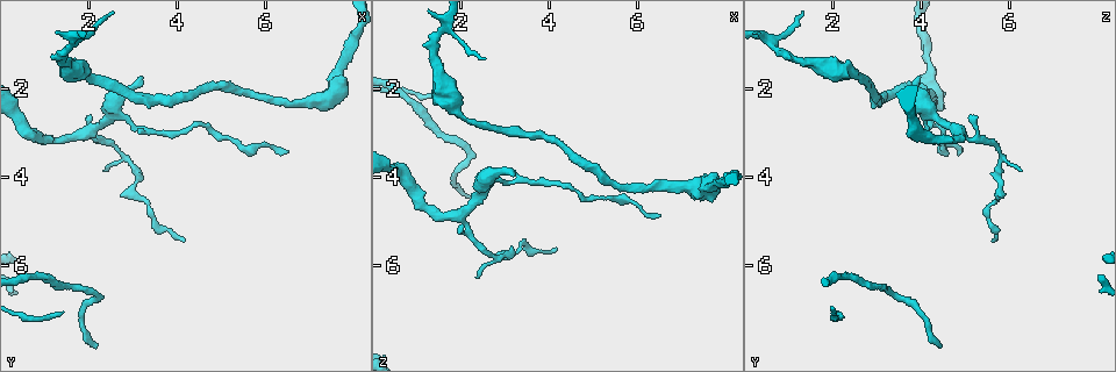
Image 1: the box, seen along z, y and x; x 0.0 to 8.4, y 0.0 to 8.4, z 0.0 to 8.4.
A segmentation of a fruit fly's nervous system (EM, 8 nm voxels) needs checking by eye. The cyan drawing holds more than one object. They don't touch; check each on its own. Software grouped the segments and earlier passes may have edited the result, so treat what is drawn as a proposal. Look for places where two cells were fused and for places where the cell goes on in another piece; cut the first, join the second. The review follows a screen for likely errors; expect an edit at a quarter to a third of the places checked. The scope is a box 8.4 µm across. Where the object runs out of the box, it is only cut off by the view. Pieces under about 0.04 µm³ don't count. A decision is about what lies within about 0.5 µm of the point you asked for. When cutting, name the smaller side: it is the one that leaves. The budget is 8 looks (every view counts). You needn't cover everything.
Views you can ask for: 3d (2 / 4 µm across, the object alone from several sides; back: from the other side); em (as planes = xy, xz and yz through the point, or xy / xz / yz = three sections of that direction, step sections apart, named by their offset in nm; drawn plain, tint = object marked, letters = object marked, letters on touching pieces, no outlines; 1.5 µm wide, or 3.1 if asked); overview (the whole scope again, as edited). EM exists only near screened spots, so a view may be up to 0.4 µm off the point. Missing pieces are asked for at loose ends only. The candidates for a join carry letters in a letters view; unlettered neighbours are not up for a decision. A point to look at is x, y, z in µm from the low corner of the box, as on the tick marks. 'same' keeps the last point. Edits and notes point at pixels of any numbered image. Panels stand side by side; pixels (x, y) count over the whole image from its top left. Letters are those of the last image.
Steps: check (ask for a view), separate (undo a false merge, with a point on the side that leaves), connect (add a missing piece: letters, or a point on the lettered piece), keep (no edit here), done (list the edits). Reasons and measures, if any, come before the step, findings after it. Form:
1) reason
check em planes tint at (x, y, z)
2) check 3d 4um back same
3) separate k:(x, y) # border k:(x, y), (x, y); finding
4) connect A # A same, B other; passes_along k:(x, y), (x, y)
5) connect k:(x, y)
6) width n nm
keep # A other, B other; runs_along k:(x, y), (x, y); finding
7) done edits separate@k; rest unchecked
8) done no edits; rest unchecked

an open end
check em planes letters at (3.15, 1.70, 4.00)

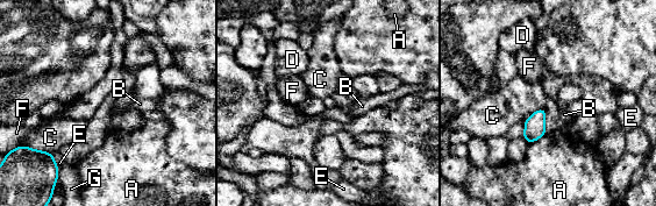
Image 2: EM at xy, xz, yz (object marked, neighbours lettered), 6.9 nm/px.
keep # A other, B other, C other, D other, E other, F other, G other; border 2:(544, 107), (537, 108), (525, 121); no lettered piece goes on from it

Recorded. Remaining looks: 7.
end of a long branch
check 3d 2um at (6.55, 3.50, 4.85)

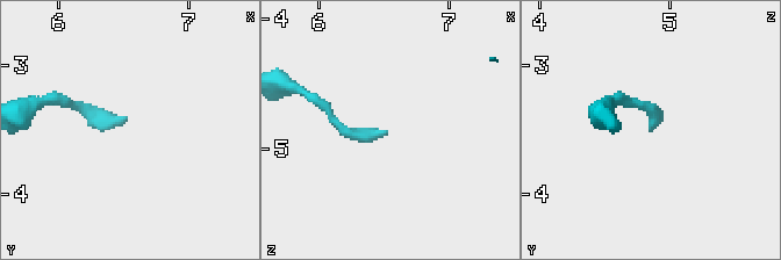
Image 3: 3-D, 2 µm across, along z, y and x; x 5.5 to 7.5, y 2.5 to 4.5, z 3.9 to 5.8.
check em yz step 8 tint at (6.50, 3.44, 4.86)

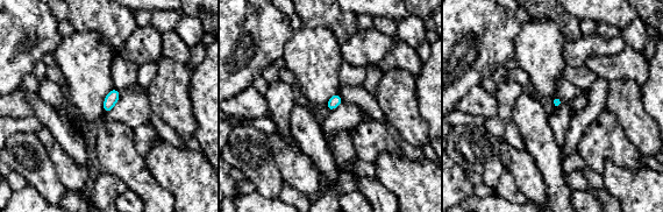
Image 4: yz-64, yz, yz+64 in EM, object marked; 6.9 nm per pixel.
cut it another way
check em planes letters same

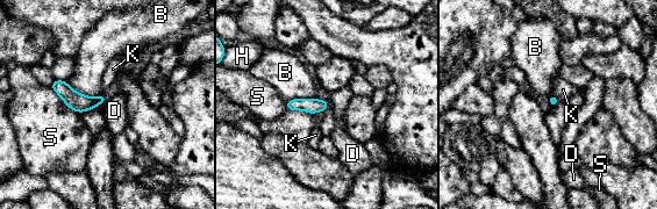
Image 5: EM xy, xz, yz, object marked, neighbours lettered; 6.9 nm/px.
keep # B other, D other, H other, K other, S other; runs_along 5:(55, 85), (76, 101), (102, 99); none of them fits

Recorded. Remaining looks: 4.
an open end
check em xz step 8 letters at (4.20, 5.40, 5.60)

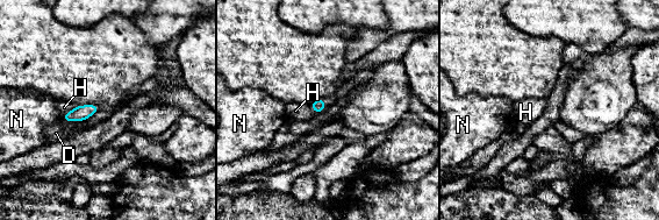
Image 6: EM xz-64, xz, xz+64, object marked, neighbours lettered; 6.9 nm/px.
cut it another way
check em planes letters same

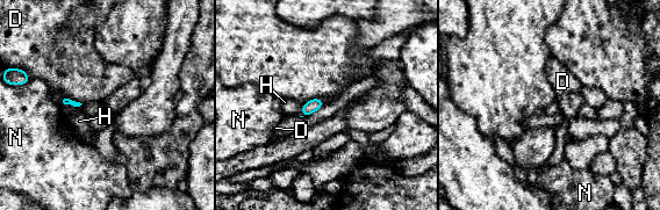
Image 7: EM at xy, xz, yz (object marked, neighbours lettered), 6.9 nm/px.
keep # D other, H other, N other; border 7:(305, 103), (300, 116); no lettered piece goes on from it

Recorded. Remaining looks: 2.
done no edits; rest unchecked

